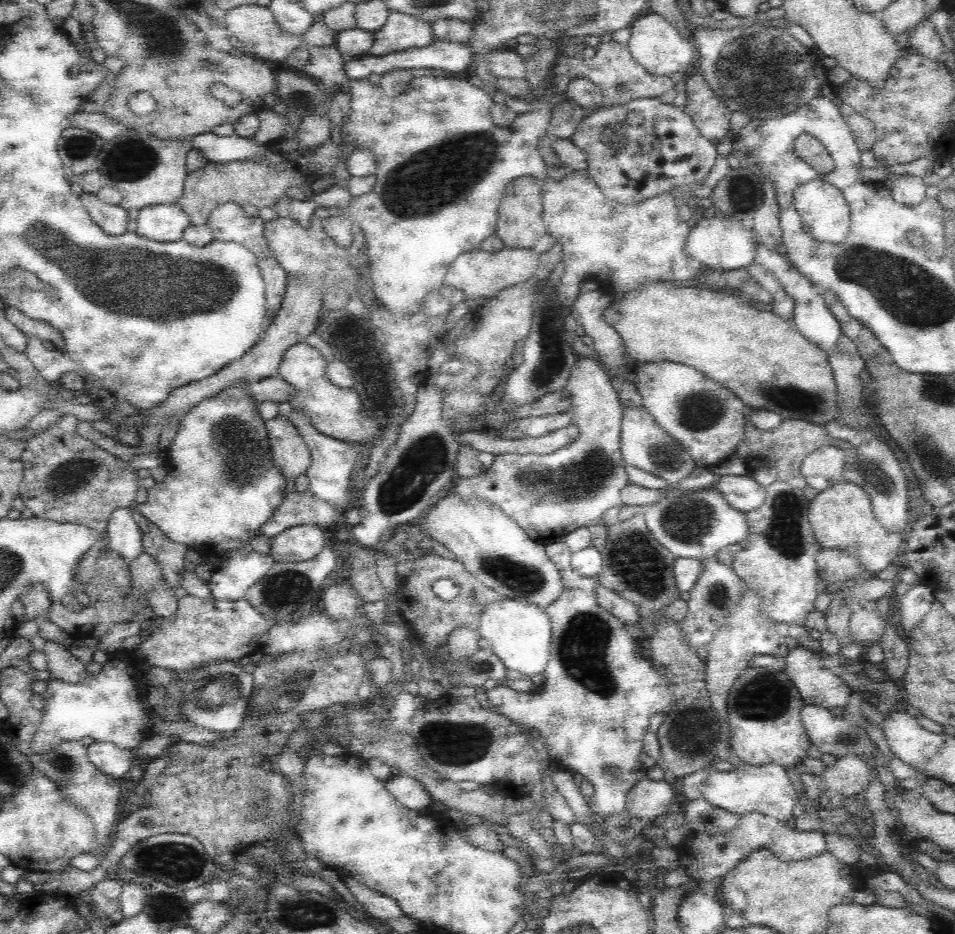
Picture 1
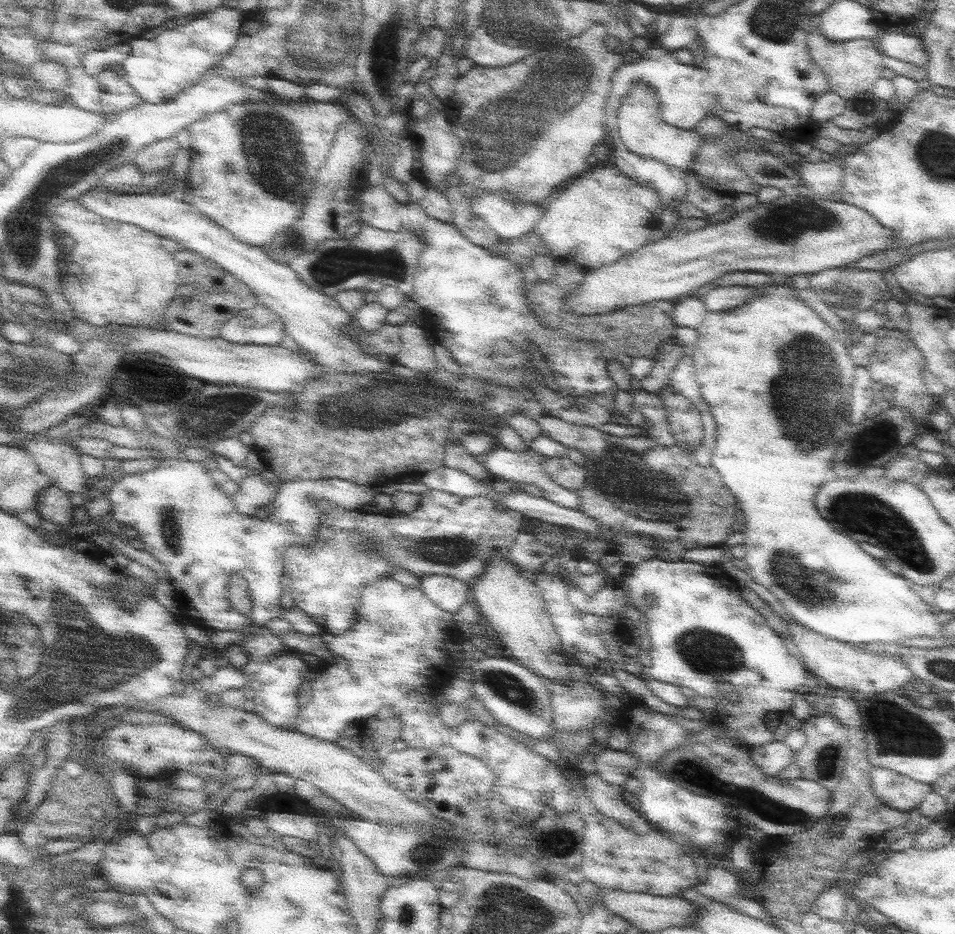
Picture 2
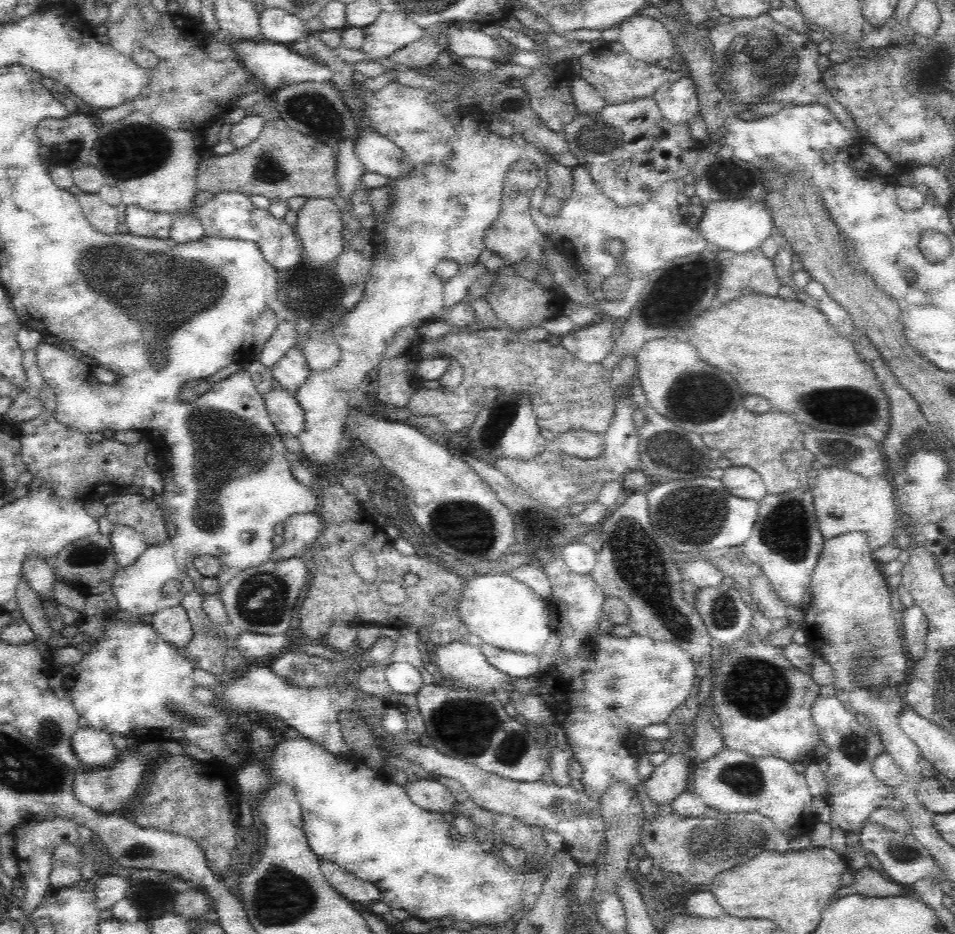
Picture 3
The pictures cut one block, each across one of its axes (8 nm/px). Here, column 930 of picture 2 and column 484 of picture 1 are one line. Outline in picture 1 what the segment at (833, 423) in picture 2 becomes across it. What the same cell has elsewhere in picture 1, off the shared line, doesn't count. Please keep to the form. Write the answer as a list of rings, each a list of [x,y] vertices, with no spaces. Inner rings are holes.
[[[500,596],[500,600],[490,602],[482,614],[480,620],[480,634],[492,642],[492,650],[494,656],[508,668],[508,670],[516,670],[522,672],[524,676],[538,676],[548,668],[548,660],[552,656],[552,624],[550,618],[546,614],[546,610],[538,608],[536,604],[530,602],[518,602],[512,598],[504,598]]]

